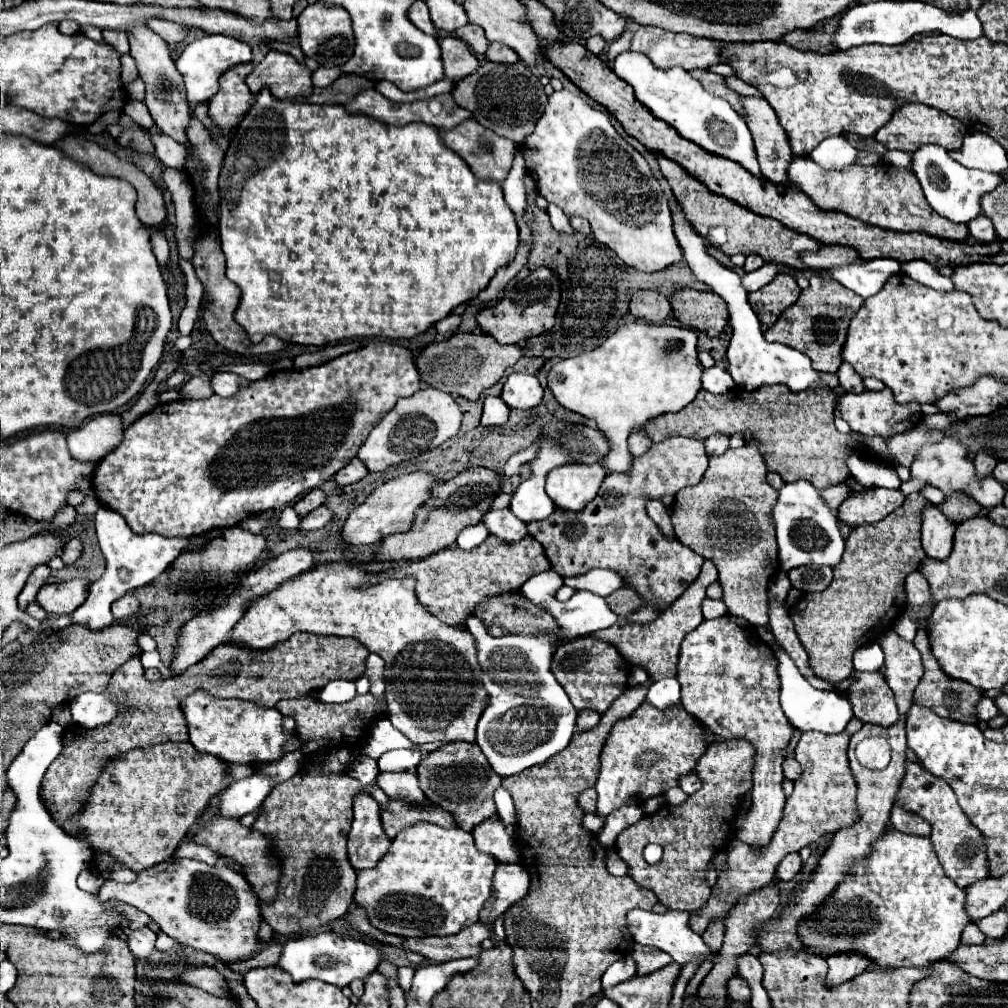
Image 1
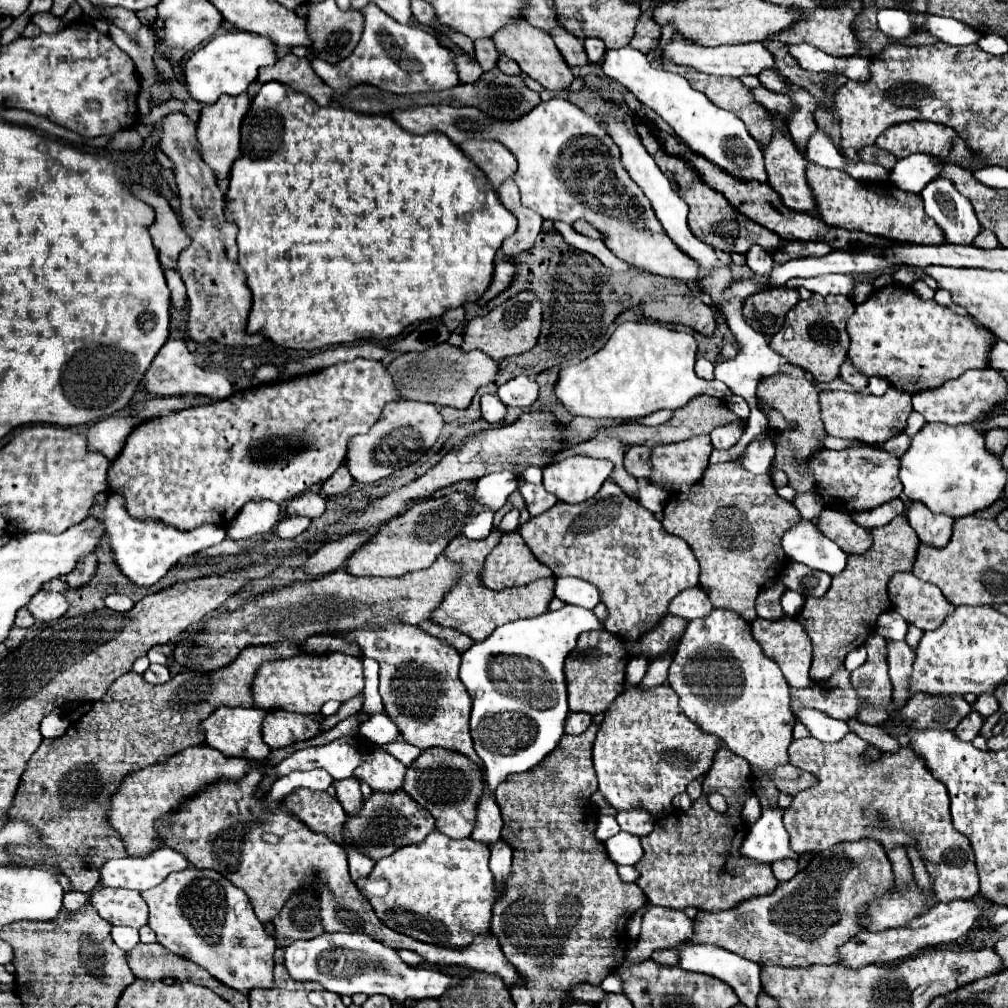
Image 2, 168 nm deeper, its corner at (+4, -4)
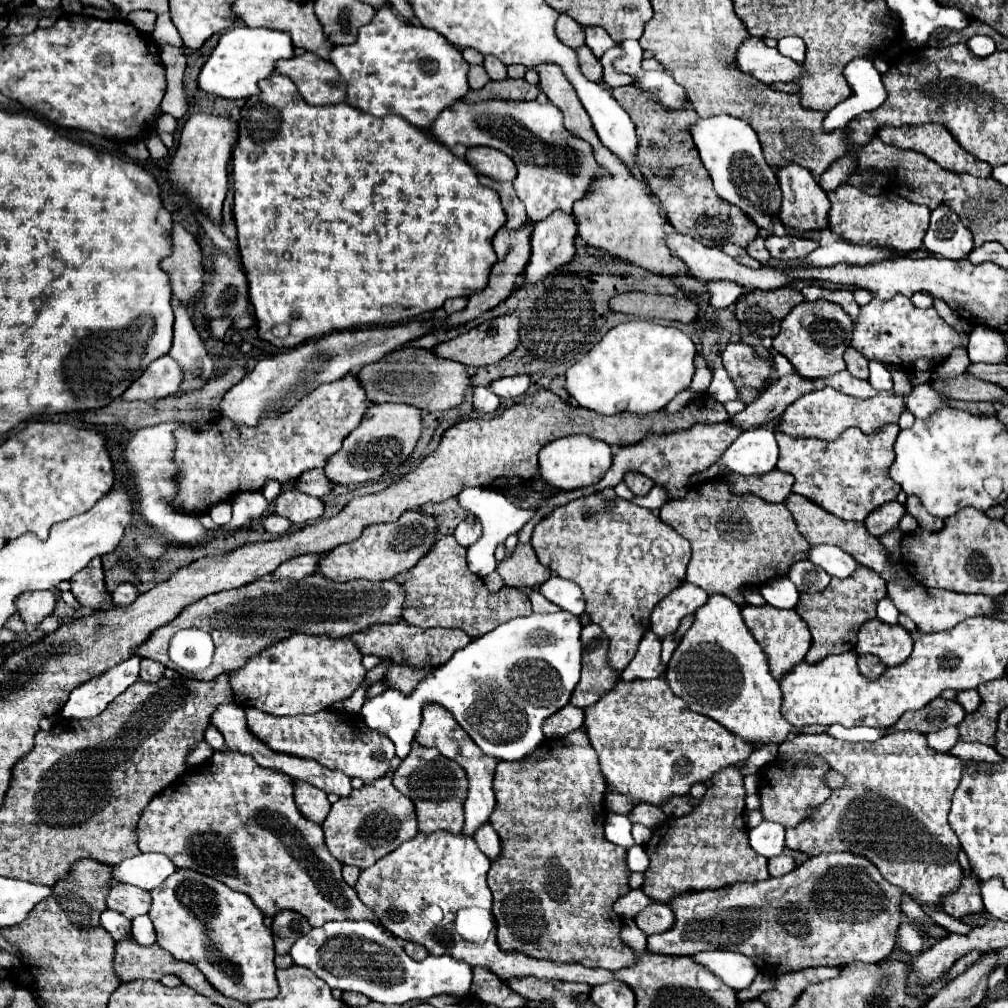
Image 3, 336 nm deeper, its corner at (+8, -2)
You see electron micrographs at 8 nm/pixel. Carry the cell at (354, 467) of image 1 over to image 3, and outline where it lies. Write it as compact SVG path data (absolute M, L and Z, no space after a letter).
M312 469L300 475L300 481L296 481L296 489L300 489L302 493L314 495L314 497L324 497L332 491L334 483L326 477L324 469Z

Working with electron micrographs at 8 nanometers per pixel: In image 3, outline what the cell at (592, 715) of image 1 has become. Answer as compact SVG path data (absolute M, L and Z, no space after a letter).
M566 705L564 709L560 709L552 717L548 717L548 721L544 721L542 727L544 727L546 737L556 739L556 737L564 737L564 735L580 729L582 725L584 725L584 711L574 705Z

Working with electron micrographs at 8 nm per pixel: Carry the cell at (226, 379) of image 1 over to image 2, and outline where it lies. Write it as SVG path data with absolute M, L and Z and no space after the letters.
M170 339L160 353L156 355L156 359L152 361L152 365L148 367L148 373L142 379L142 385L148 393L152 395L160 395L160 397L168 397L168 395L210 395L214 399L226 399L232 395L232 383L228 377L220 375L220 373L210 373L204 371L196 365L194 355L184 347L182 339Z

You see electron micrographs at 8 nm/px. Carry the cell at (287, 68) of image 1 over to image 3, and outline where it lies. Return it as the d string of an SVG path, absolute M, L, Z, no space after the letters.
M312 53L278 61L274 73L290 77L296 83L300 95L310 105L330 105L344 101L344 81L336 73L334 65Z

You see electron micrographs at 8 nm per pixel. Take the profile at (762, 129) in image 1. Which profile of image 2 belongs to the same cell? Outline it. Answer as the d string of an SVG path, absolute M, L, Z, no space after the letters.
M776 131L770 145L764 147L764 161L766 161L766 171L768 171L768 185L772 185L772 189L782 197L784 207L788 207L792 211L800 211L800 213L814 213L818 205L816 205L812 189L808 187L808 181L806 181L808 161L800 155L800 151L792 143L792 139L786 137L784 133Z

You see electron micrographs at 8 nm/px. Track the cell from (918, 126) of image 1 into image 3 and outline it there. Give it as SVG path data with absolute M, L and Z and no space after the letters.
M926 123L926 125L920 125L920 127L880 127L878 131L878 137L882 141L886 141L888 145L894 145L894 147L904 147L904 149L914 149L918 153L924 153L926 157L930 157L932 161L936 161L940 167L948 169L948 171L964 171L964 173L970 173L974 177L990 177L990 171L992 167L984 161L978 161L974 155L970 155L968 151L964 151L956 141L954 137L950 135L950 131L942 125L936 125L936 123Z

